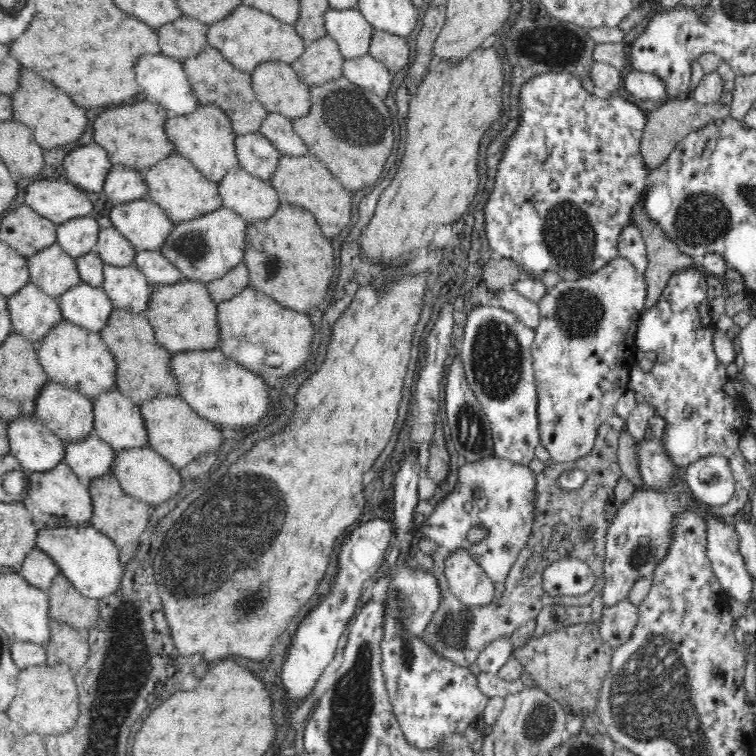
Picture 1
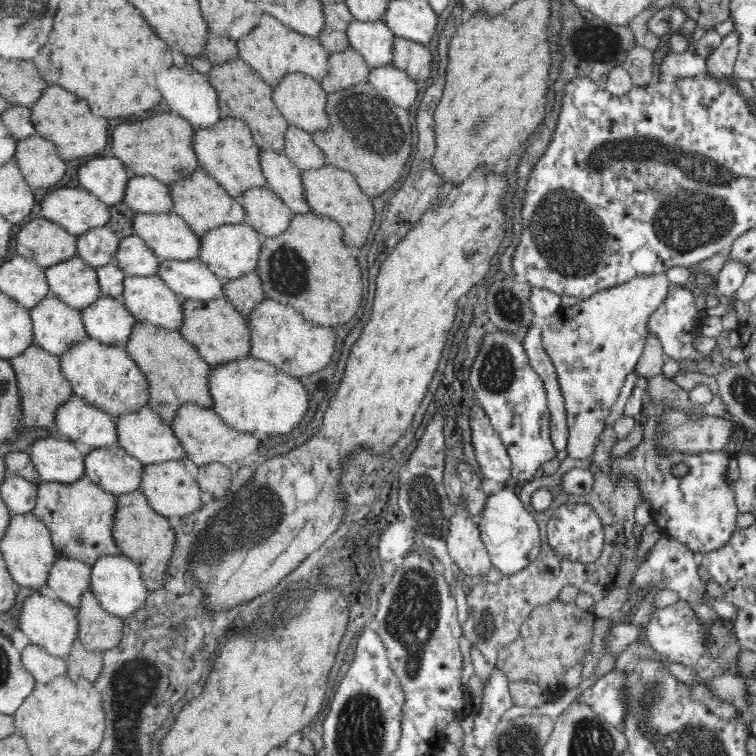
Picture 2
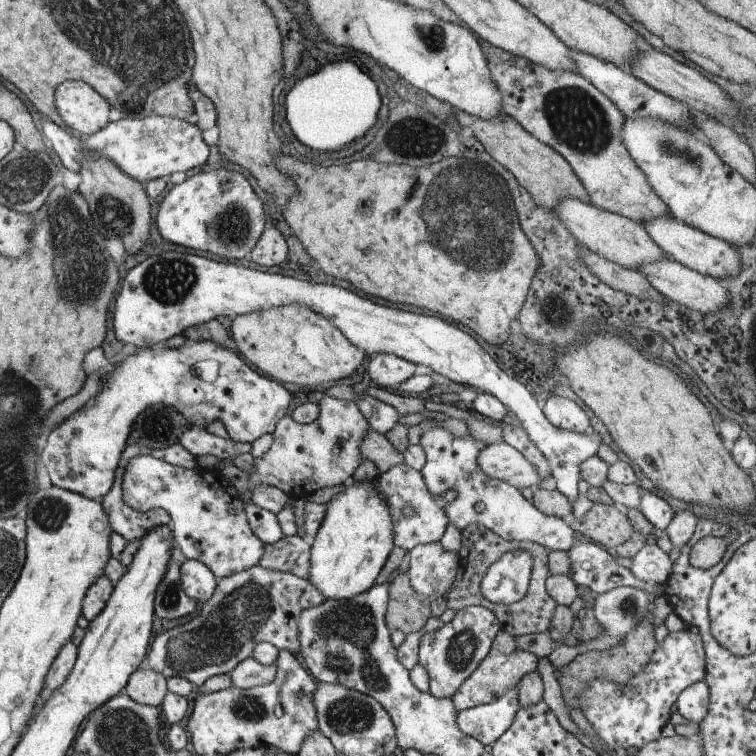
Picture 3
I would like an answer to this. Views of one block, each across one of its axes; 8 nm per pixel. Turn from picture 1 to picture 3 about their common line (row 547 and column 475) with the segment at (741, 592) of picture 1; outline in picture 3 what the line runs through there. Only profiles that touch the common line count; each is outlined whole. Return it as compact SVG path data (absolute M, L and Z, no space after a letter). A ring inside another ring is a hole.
M518 684L495 702L460 711L459 728L484 746L492 746L515 723L520 708Z

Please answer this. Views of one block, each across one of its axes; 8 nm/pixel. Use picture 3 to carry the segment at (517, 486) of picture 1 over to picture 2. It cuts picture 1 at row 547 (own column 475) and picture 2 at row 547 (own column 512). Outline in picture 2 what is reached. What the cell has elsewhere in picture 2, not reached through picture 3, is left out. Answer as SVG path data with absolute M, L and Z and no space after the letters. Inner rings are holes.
M504 488L502 492L494 494L484 500L484 510L482 510L482 520L478 526L482 541L492 564L503 575L511 575L524 570L541 552L541 534L534 515L528 513L520 497L510 488Z

